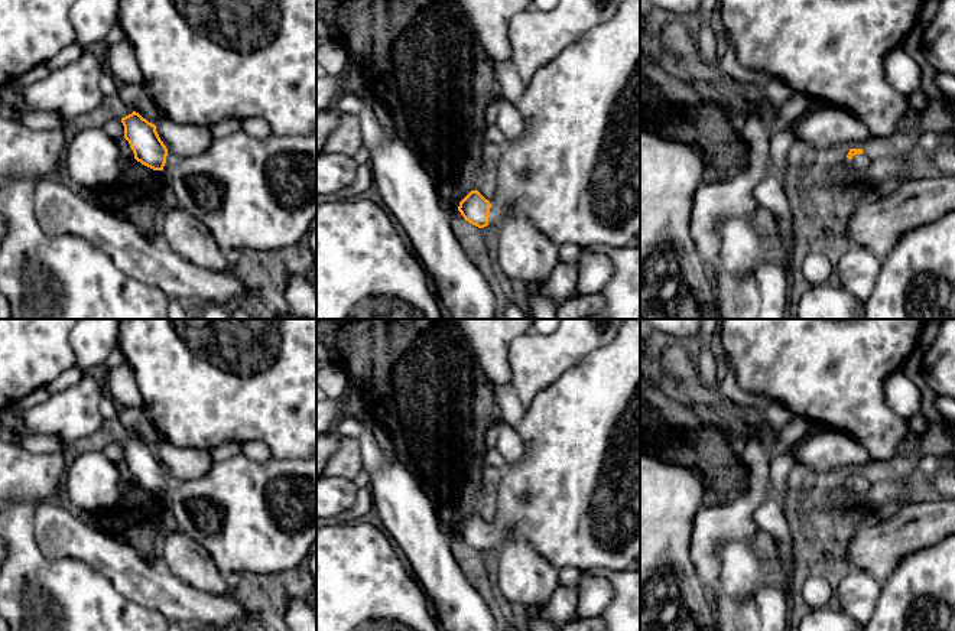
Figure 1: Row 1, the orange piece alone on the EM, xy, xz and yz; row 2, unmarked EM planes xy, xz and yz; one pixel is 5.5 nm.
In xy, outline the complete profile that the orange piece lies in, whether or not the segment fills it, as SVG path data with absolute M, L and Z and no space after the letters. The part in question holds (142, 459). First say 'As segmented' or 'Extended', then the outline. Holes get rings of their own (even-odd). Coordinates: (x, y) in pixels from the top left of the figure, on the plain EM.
Extended. M139 436L121 442L124 462L129 465L134 482L142 488L162 494L168 504L168 515L176 528L199 543L212 557L218 570L225 576L231 572L276 573L295 569L316 549L316 456L312 458L270 458L256 462L241 452L217 461L201 478L183 481L170 476L160 464L156 449Z

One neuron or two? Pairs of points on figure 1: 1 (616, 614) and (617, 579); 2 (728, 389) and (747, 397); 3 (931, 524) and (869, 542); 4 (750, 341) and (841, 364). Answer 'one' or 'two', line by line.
1: one
2: one
3: one
4: one

